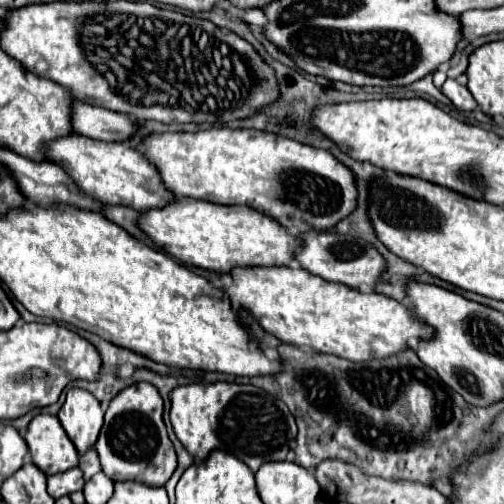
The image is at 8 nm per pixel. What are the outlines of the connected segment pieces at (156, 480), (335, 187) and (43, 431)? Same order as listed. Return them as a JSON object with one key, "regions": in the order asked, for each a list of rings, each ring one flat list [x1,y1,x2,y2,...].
{"regions":[[[134,383,110,401,94,449,98,451,102,471,112,481,140,481,150,487,162,487,172,477,178,461,162,413,162,397,152,383]],[[210,127,204,131,194,131,194,133,186,133,186,131,176,131,176,133,150,133,142,139,144,145,144,157,156,165,158,173,162,175,162,183,164,187,174,193,176,197,192,197,192,199,204,199,210,203,218,203,218,205,248,205,260,213,270,215,272,219,276,219,284,229,296,233,296,231,322,231,322,229,332,229,340,219,344,219,346,215,350,215,356,207,356,197,358,191,354,187,354,175,350,173,350,169,346,169,332,153,324,151,324,149,316,149,310,145,302,145,298,141,292,141,290,137,282,137,276,133,266,133,266,131,258,131,258,129,230,129,230,127]],[[36,415,26,433,26,443,30,449,32,463,42,469,48,477,58,471,68,471,78,467,78,451,74,443,66,437,56,415]]]}

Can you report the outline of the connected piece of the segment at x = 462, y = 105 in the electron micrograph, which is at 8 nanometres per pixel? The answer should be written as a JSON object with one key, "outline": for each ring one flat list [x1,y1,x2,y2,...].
{"outline":[[446,79,446,83,442,85,442,93,454,103,454,107,458,111,474,111,476,109,476,101,470,95,470,91,466,87,462,87,460,83,456,83,454,79]]}

